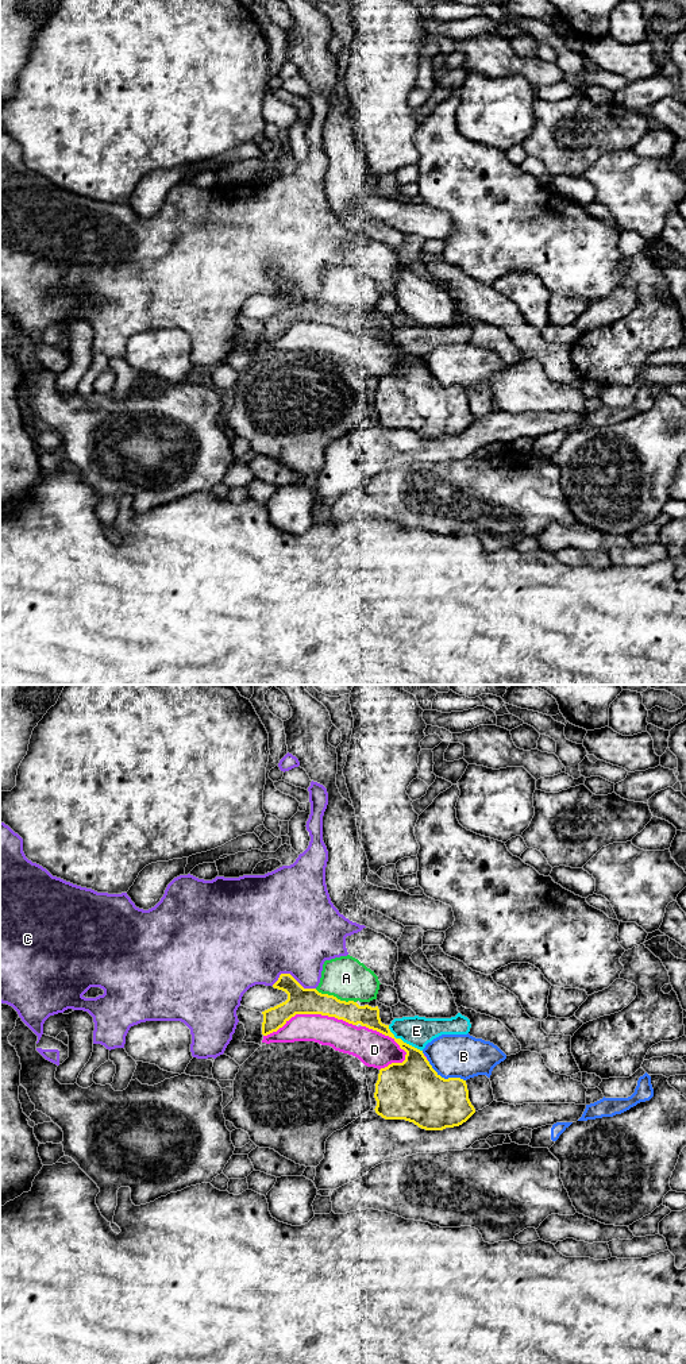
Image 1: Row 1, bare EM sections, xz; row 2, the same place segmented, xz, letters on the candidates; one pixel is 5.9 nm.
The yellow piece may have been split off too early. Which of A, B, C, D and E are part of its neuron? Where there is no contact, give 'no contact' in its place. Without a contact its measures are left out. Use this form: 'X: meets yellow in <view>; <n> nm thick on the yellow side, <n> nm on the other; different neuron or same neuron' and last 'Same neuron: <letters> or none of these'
A: meets yellow in xz; 160 nm thick on the yellow side, 260 nm on the other; different neuron
B: meets yellow in xz; 360 nm thick on the yellow side, 260 nm on the other; different neuron
C: meets yellow in xz; 160 nm thick on the yellow side, 460 nm on the other; different neuron
D: meets yellow in xz; 160 nm thick on the yellow side, 180 nm on the other; different neuron
E: meets yellow in xz; 260 nm thick on the yellow side, 180 nm on the other; different neuron
Same neuron: none of these

